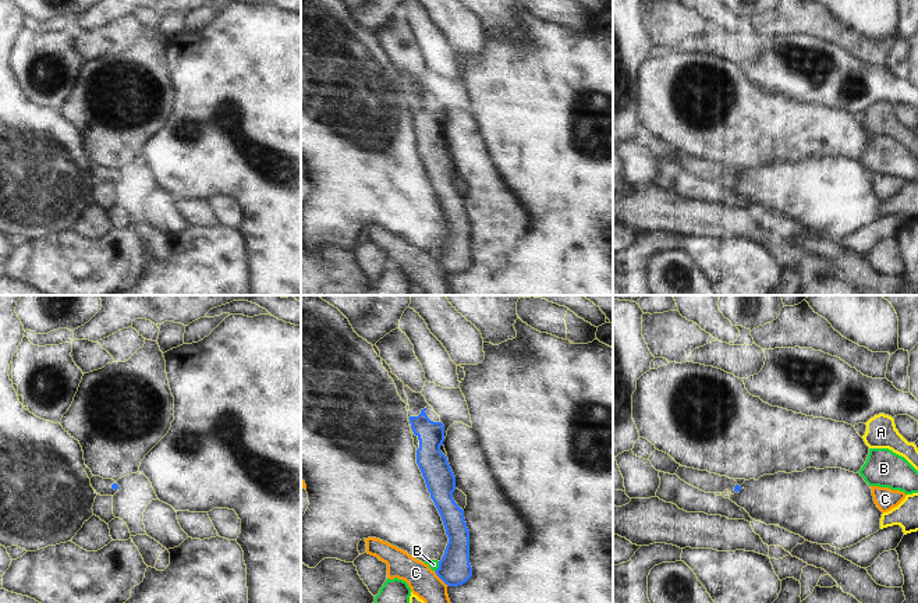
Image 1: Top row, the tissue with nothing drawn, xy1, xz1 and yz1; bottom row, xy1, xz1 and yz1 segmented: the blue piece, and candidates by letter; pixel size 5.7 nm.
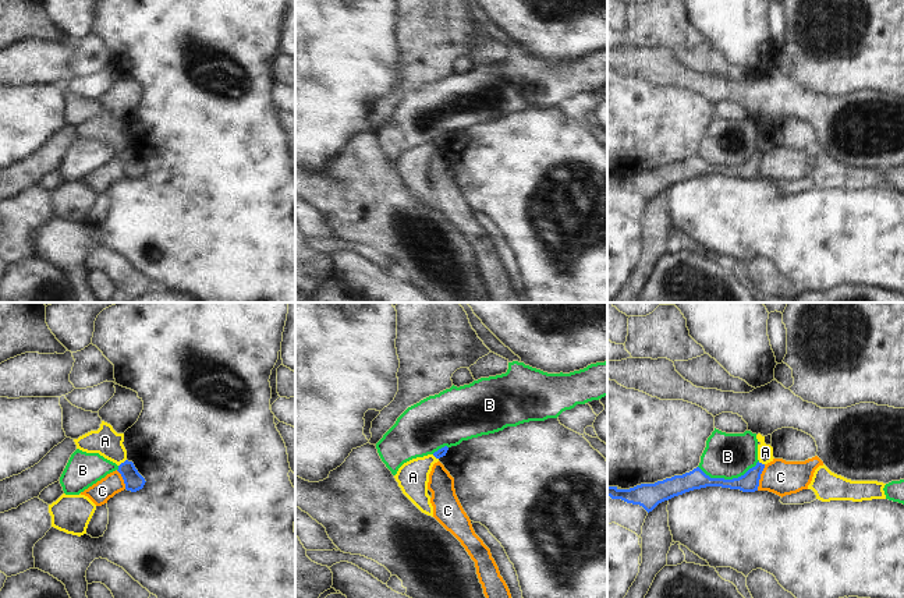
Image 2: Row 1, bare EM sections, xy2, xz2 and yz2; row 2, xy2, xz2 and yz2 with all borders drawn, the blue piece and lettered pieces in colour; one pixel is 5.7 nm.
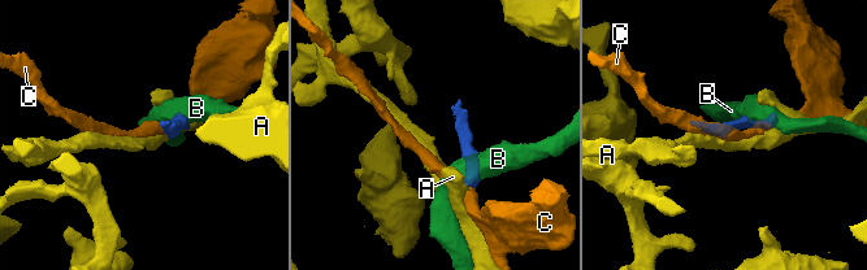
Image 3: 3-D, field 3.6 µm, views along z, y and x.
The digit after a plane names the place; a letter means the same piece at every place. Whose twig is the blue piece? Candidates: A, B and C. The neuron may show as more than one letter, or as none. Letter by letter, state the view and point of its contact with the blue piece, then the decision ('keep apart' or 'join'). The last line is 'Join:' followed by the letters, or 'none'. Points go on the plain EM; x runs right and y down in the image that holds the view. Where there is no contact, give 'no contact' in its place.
A: xy2 (121, 151) | keep apart
B: yz2 (729, 167) | keep apart
C: yz2 (759, 165) | keep apart
Join: none

